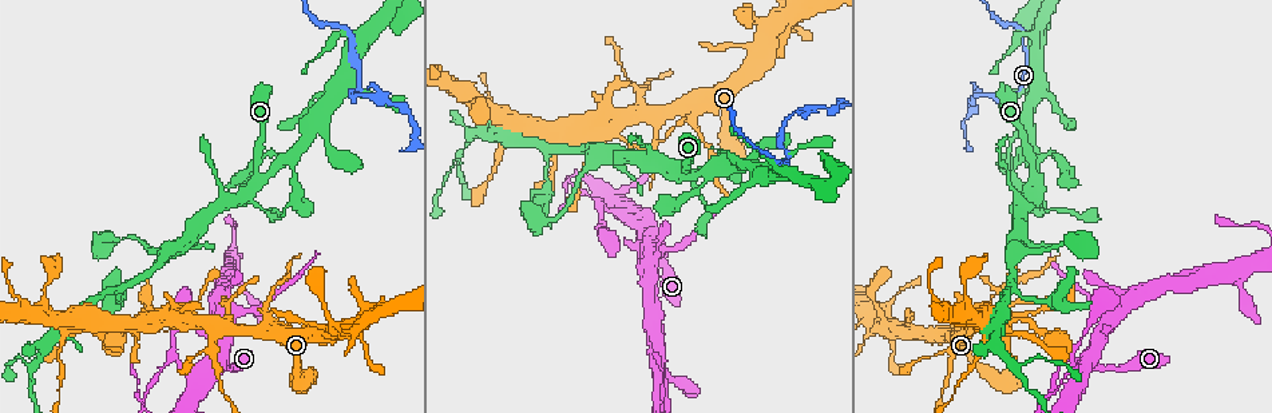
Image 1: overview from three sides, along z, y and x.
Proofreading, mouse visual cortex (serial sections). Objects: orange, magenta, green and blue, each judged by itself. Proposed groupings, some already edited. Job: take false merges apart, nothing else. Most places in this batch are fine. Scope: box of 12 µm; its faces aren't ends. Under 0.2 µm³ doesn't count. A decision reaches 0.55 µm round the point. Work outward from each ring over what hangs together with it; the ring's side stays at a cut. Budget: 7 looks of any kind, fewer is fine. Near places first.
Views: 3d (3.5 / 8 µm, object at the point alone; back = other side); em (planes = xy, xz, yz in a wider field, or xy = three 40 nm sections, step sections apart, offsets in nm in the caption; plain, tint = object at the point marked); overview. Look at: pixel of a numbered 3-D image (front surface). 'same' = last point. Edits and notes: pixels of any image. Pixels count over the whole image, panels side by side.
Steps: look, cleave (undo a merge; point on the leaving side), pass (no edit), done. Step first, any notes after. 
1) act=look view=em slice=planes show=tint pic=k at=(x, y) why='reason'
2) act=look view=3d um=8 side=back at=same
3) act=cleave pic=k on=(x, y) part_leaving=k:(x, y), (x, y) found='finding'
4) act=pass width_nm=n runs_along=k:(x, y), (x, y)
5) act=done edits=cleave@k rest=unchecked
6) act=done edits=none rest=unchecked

act=look view=3d um=3.5 pic=1 at=(255, 179) why='calibre changes'

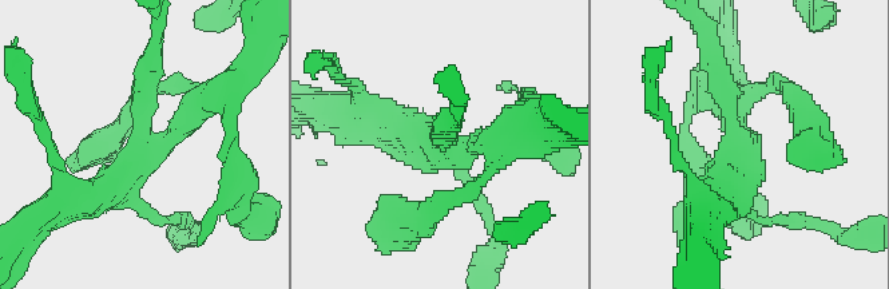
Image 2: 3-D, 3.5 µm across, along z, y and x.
act=look view=em slice=xy step=5 show=tint pic=2 at=(735, 146) arms=3 arm_widths_nm=250,300,450

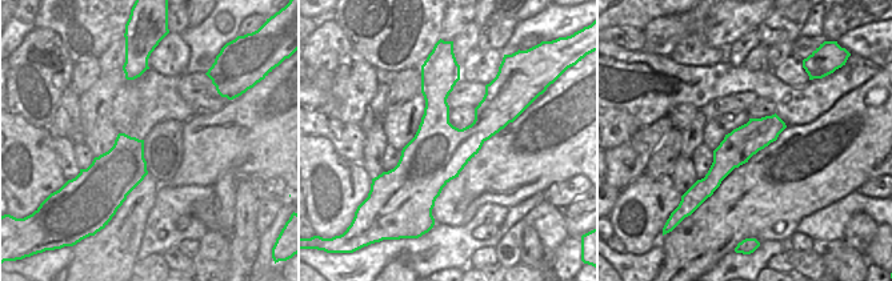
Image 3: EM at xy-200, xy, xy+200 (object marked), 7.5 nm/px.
act=look view=em slice=xy step=1 show=tint at=same

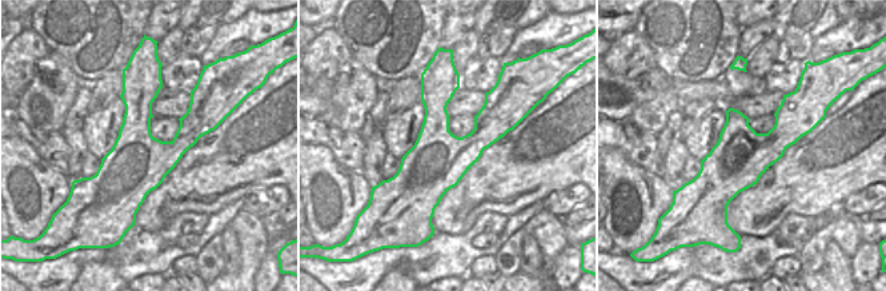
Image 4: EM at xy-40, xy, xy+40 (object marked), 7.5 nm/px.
act=pass runs_along=2:(150, 60), (142, 146), (207, 97) found='all the same cell'

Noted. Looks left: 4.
act=look view=3d um=8 side=back pic=1 at=(1079, 337)

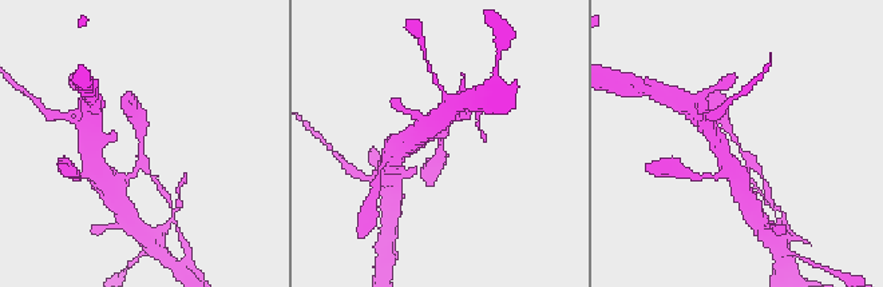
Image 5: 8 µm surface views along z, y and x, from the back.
act=look view=em slice=planes show=tint pic=5 at=(739, 144)

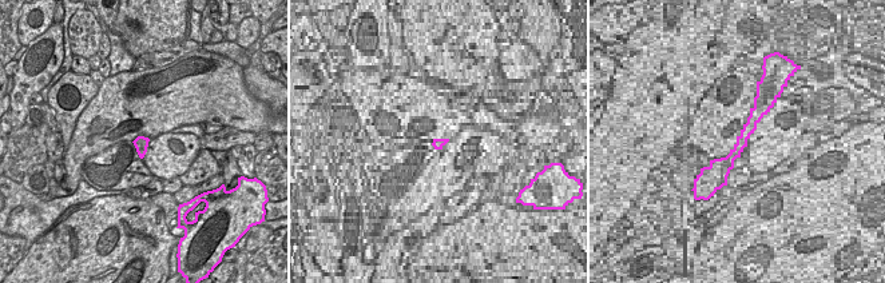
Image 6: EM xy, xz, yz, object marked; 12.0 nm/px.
act=pass runs_along=5:(744, 178), (748, 159), (719, 115) found='continuous, no second cell'

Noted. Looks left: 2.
act=look view=em slice=xy step=3 show=tint pic=1 at=(220, 378)

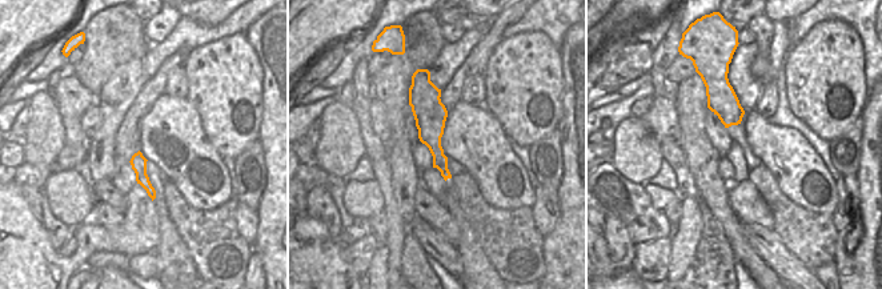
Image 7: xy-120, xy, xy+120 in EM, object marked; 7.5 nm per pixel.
act=look view=3d um=3.5 at=same

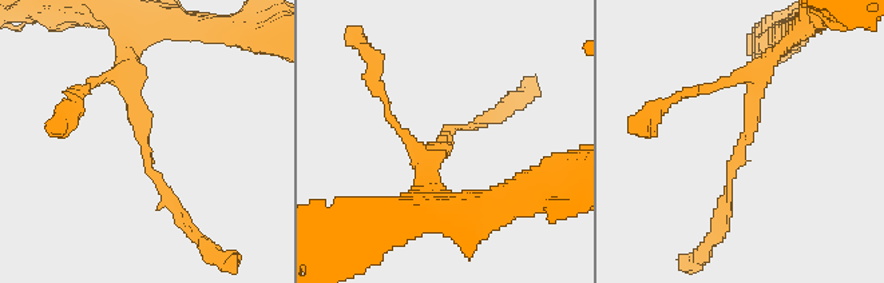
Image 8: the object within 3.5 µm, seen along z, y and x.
act=pass arm_widths_nm=100,250 runs_along=7:(427, 76), (431, 137), (446, 175) found='continuous, no second cell'

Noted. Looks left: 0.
act=done edits=none rest=unchecked

